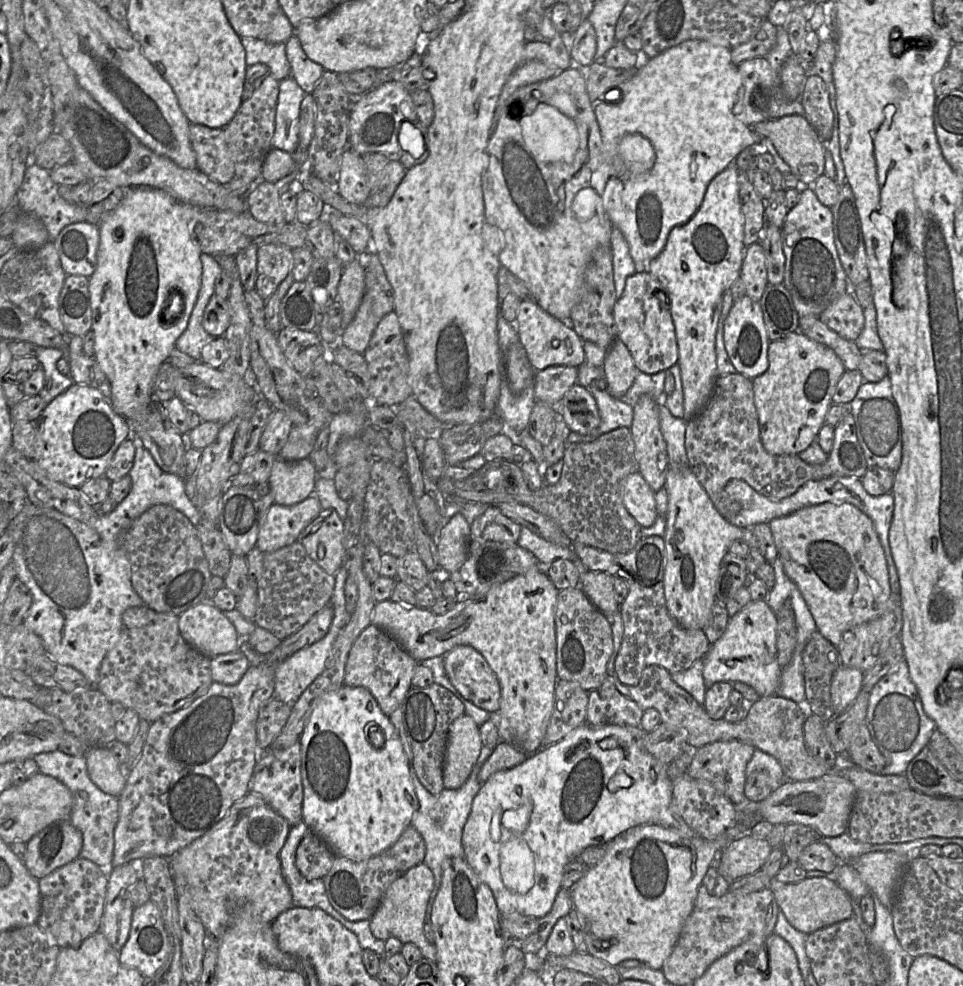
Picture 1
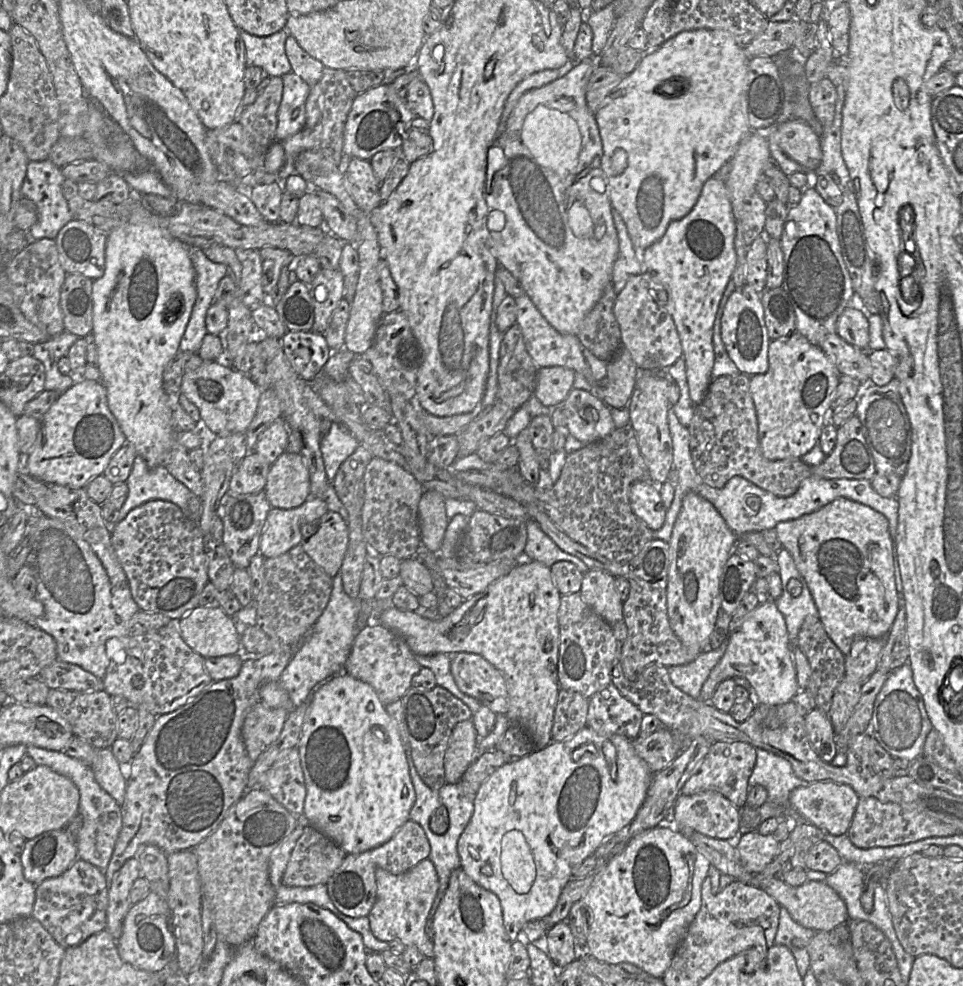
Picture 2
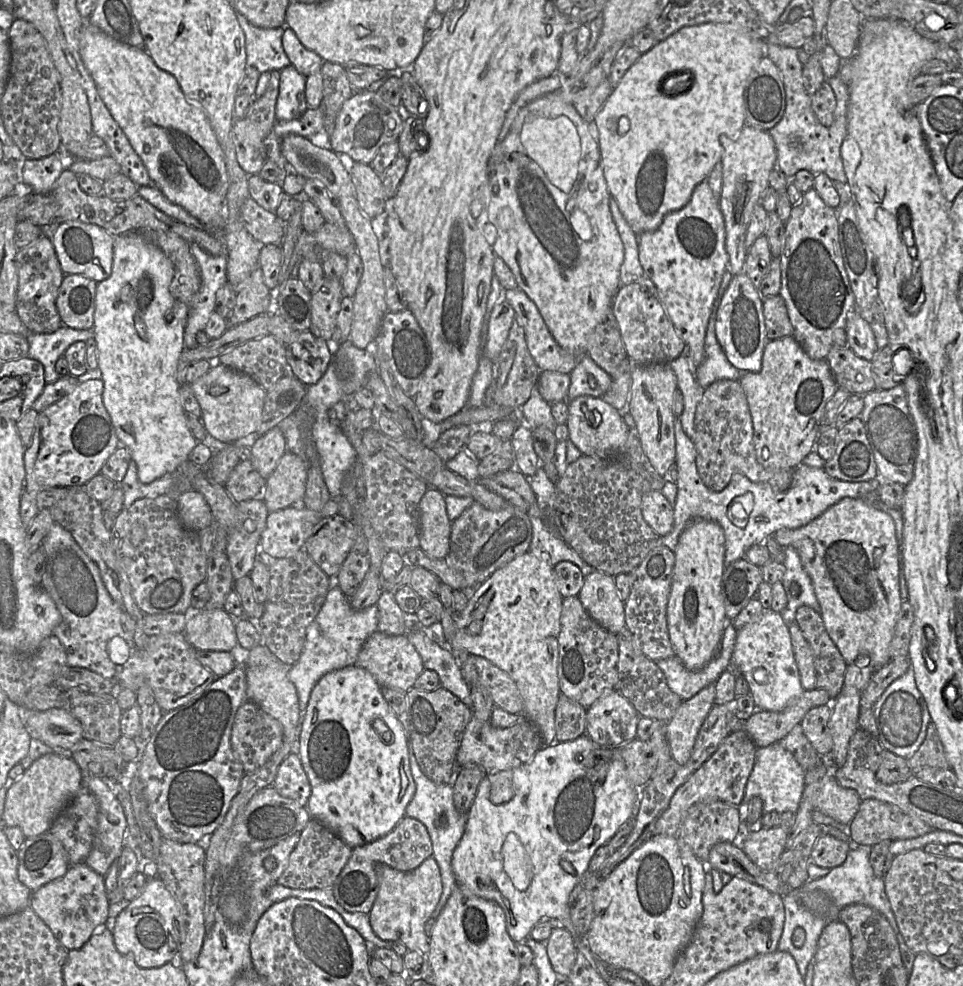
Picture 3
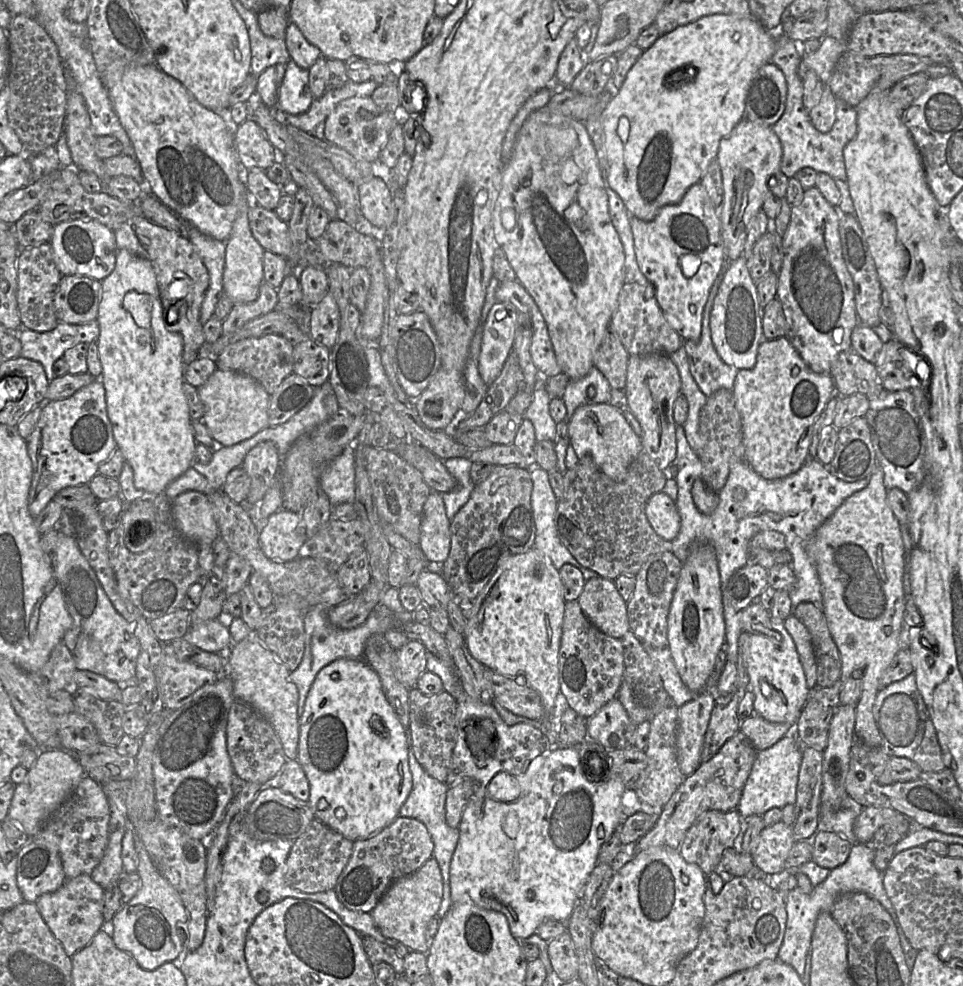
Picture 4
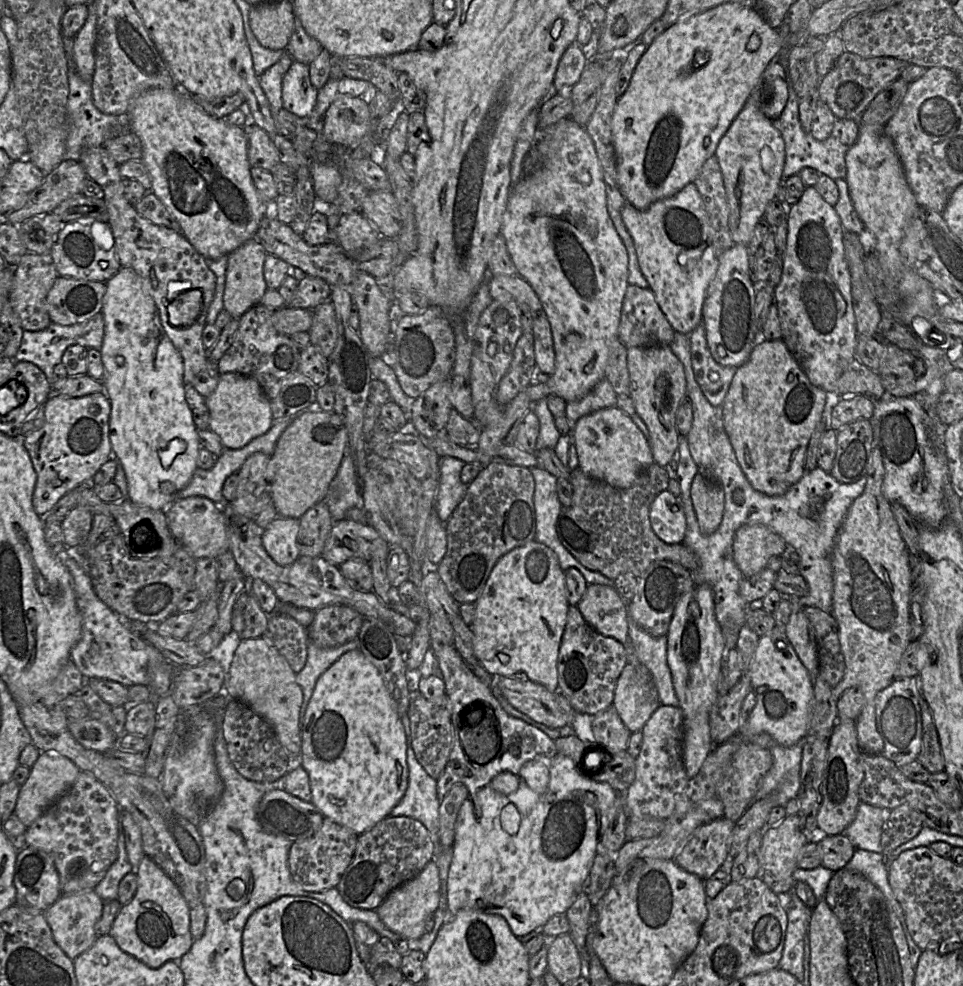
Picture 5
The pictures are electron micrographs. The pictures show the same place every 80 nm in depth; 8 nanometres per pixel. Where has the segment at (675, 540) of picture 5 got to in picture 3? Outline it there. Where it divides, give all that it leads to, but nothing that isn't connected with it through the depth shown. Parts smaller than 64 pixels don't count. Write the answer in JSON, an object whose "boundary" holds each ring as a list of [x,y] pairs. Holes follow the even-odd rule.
{"boundary":[[[651,491],[643,496],[642,516],[645,522],[661,537],[669,534],[674,527],[674,505],[661,491]]]}

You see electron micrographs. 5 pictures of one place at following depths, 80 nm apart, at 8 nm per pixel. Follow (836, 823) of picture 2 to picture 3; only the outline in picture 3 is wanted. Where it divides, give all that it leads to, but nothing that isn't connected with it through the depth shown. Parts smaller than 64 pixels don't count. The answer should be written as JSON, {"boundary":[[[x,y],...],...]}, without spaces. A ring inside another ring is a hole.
{"boundary":[[[826,775],[823,780],[824,783],[816,800],[816,810],[841,824],[849,825],[862,801],[858,793],[839,785],[832,775]]]}

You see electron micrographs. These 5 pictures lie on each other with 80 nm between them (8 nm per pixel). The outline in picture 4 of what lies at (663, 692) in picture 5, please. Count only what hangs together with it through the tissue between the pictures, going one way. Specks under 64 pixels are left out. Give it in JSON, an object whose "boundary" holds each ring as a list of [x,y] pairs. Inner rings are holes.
{"boundary":[[[669,644],[661,649],[652,647],[645,647],[644,649],[657,669],[665,691],[672,698],[673,704],[677,708],[697,696],[683,683],[671,657]]]}

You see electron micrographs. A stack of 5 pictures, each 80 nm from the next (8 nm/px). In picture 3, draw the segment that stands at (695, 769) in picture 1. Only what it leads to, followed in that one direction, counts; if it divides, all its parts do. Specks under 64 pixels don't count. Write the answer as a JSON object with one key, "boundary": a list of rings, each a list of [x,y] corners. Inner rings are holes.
{"boundary":[[[744,730],[727,736],[717,751],[679,787],[668,808],[657,820],[653,835],[675,836],[689,808],[699,803],[723,801],[740,807],[748,779],[754,768],[757,747]]]}

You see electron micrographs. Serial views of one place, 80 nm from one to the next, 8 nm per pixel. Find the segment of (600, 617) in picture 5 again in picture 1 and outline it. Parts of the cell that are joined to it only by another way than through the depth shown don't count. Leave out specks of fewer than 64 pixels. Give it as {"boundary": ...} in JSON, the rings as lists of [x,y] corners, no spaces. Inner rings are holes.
{"boundary":[[[588,569],[580,576],[580,588],[603,614],[620,610],[620,604],[615,599],[613,576],[610,574]]]}

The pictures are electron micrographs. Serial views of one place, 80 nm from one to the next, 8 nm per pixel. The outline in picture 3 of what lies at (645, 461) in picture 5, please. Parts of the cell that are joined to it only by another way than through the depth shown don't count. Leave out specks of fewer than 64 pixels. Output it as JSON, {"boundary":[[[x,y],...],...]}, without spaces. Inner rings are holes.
{"boundary":[[[579,396],[568,402],[568,439],[583,455],[599,458],[616,457],[623,451],[629,434],[629,427],[618,410],[602,398]]]}

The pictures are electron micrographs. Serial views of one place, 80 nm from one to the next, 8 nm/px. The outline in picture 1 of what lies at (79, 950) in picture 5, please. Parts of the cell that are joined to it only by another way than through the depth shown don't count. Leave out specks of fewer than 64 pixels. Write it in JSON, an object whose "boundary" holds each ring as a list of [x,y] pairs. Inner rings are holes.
{"boundary":[[[78,857],[38,881],[41,911],[37,924],[60,949],[78,947],[99,931],[108,880],[98,865]]]}

